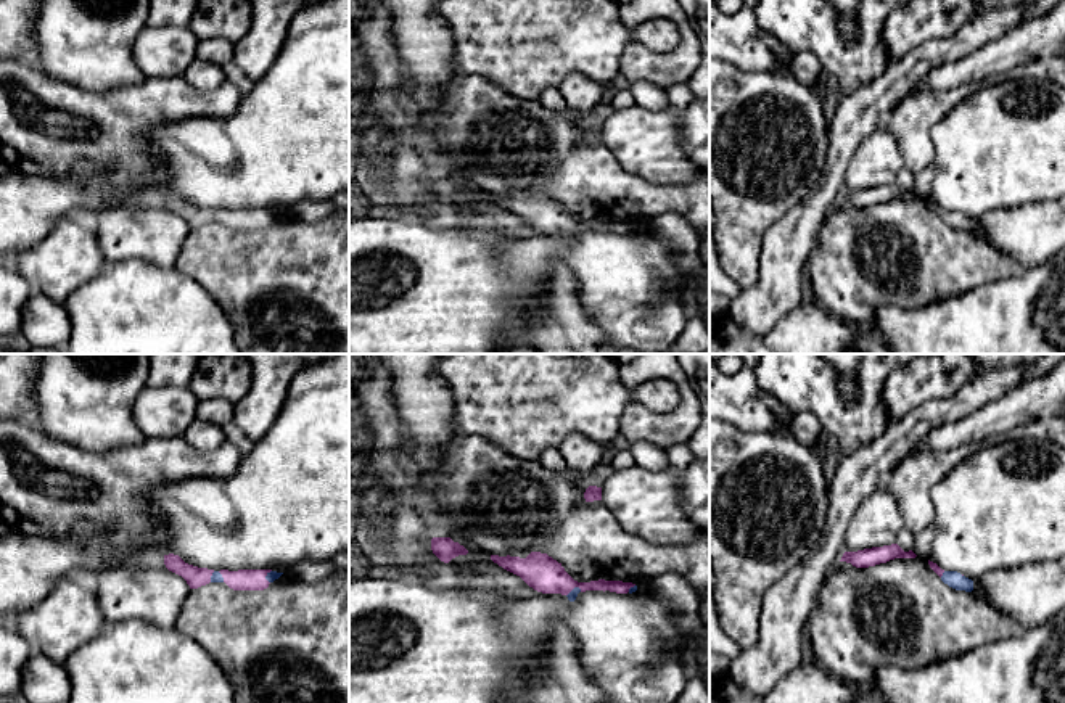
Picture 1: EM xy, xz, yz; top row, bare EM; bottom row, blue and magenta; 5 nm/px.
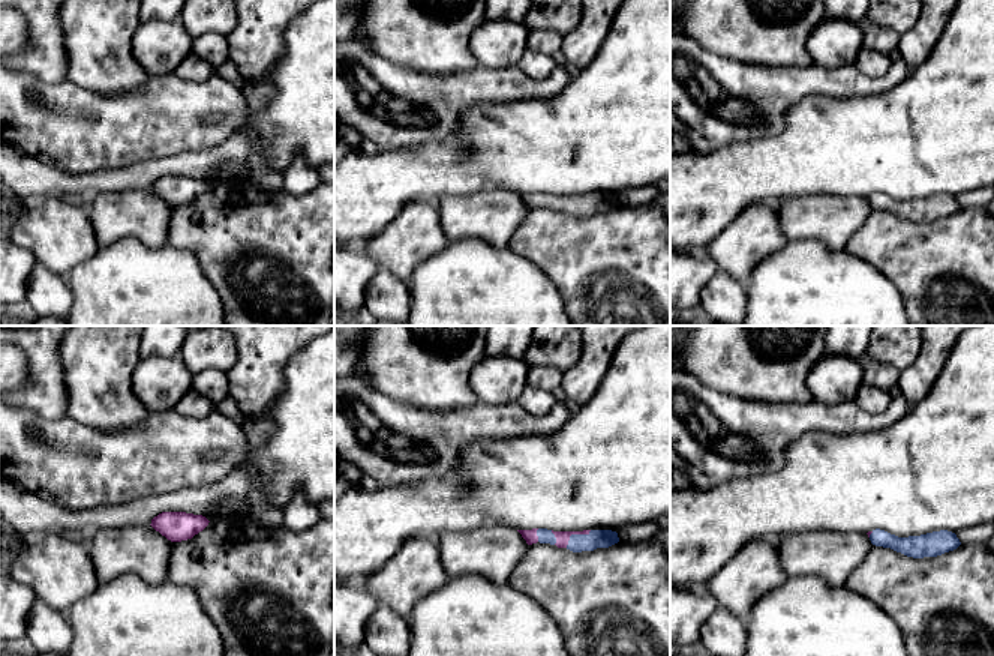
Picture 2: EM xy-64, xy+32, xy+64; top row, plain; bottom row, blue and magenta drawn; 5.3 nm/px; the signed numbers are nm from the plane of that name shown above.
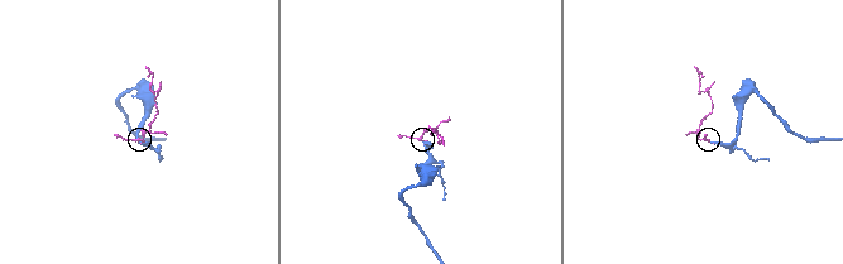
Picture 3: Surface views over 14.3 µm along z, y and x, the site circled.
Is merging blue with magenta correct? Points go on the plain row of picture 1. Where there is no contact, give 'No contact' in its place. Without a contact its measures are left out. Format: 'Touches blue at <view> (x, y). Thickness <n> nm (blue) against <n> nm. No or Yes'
Touches blue at xz (573, 229). Thickness 50 nm (blue) against 180 nm. Yes

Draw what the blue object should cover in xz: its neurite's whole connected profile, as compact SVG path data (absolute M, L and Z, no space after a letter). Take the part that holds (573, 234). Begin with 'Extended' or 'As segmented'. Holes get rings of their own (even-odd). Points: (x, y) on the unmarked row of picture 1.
Extended. M531 191L526 198L491 195L491 199L520 216L534 230L542 233L561 233L566 235L570 241L574 241L578 233L586 230L610 230L616 233L632 233L637 230L635 224L623 220L598 219L578 222L565 211L561 203L541 191Z

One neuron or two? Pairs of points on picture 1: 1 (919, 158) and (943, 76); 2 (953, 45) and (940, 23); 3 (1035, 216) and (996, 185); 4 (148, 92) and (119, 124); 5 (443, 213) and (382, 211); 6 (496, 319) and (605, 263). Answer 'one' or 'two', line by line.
1: two
2: two
3: two
4: one
5: one
6: one

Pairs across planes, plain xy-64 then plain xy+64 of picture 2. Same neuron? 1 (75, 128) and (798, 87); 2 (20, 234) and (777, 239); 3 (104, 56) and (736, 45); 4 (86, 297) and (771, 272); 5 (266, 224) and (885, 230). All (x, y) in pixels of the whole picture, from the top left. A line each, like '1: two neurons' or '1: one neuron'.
1: one neuron
2: one neuron
3: one neuron
4: one neuron
5: one neuron

